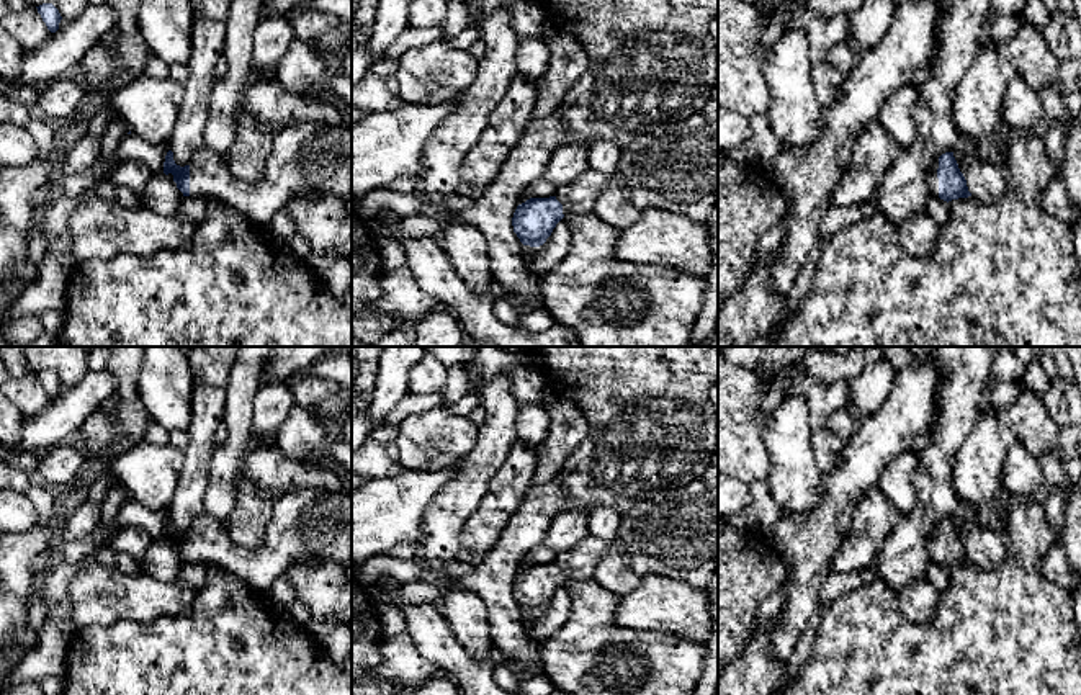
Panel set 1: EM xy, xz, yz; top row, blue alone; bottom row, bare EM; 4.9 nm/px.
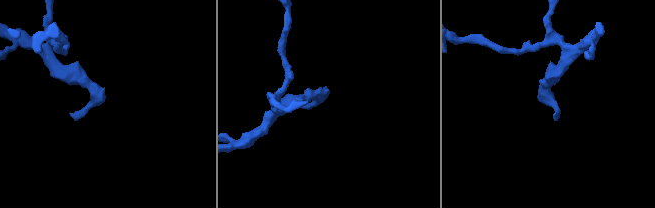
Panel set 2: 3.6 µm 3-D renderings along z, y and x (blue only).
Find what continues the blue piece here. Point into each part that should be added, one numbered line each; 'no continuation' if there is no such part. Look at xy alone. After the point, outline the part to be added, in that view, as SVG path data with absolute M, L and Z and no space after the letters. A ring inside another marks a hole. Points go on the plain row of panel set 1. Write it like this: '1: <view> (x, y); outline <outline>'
1: xy (308, 525); outline M319 489L283 492L273 499L273 515L265 541L255 549L237 545L224 523L209 513L196 517L188 531L190 563L216 564L265 592L294 564L335 563L348 567L352 563L352 494Z

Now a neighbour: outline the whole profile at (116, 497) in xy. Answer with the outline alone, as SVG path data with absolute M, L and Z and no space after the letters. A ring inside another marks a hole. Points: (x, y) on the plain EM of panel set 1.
M114 481L111 489L106 494L106 499L100 504L101 520L100 523L105 528L105 546L110 546L111 538L116 535L118 528L114 525L114 518L123 505L129 499L129 492L121 481Z

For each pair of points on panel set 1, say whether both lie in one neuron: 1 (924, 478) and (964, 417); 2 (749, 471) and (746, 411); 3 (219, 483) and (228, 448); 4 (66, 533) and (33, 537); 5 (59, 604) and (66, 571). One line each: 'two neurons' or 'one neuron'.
1: one neuron
2: one neuron
3: one neuron
4: two neurons
5: one neuron

